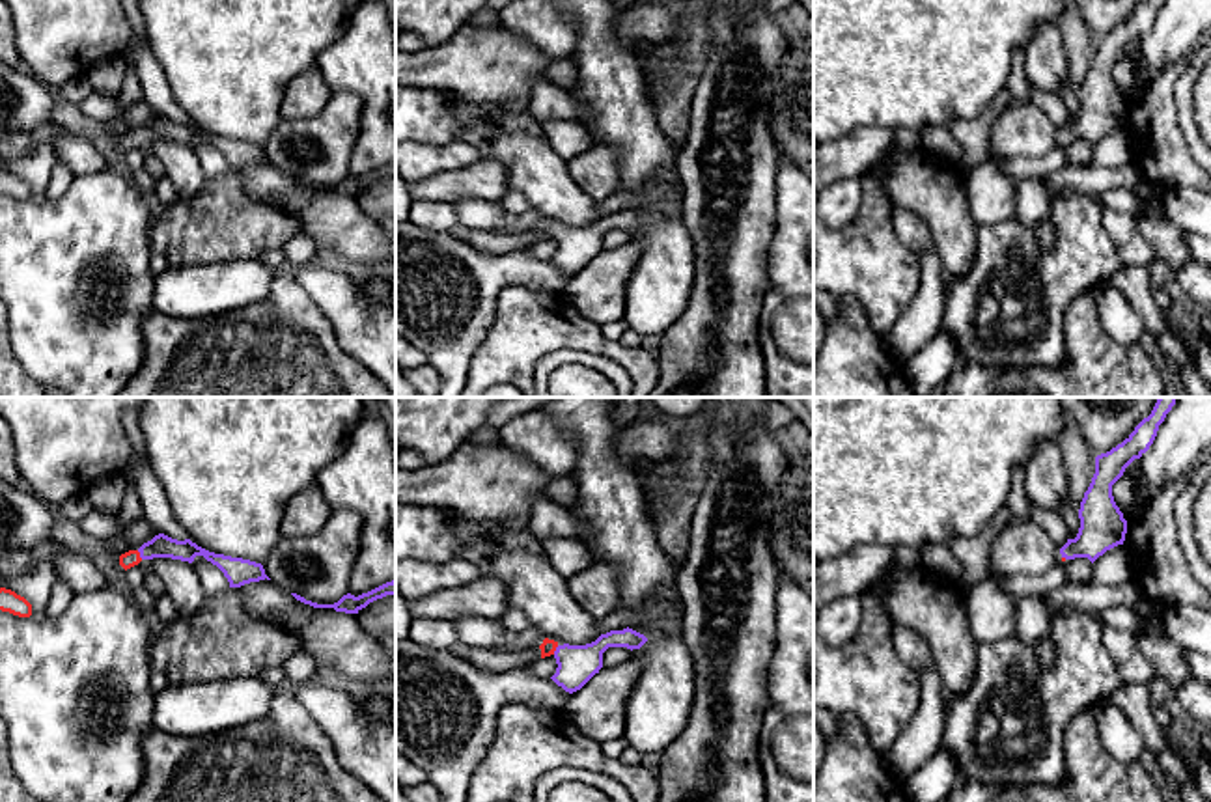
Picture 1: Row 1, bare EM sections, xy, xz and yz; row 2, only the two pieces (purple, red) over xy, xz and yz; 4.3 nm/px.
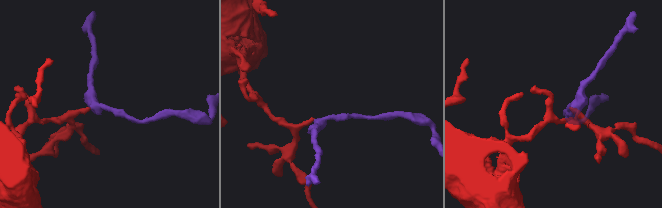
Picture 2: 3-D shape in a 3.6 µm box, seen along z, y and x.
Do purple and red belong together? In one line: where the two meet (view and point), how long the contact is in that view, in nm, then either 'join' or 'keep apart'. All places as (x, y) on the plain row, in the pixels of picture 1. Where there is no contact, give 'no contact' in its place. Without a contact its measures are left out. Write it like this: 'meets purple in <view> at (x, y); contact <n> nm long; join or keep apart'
meets purple in xy at (140, 137); contact 50 nm long; join

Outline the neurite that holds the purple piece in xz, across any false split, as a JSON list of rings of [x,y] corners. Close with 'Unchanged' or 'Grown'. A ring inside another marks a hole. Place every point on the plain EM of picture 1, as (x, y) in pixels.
[[[633,211],[610,213],[601,216],[595,224],[586,228],[560,228],[554,222],[545,220],[539,228],[541,241],[556,241],[556,256],[550,259],[565,274],[573,276],[580,272],[599,252],[603,250],[603,235],[608,229],[640,231],[647,220]]]. Grown

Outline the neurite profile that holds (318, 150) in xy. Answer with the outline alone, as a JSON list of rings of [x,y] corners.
[[[334,91],[310,119],[280,119],[263,144],[272,166],[317,187],[334,187],[349,175],[351,151],[358,138],[362,99]]]

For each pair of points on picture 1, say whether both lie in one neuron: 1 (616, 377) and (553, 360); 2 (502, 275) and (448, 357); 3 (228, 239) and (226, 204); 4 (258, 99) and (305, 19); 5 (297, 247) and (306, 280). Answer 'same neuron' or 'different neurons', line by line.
1: same neuron
2: same neuron
3: same neuron
4: same neuron
5: different neurons

